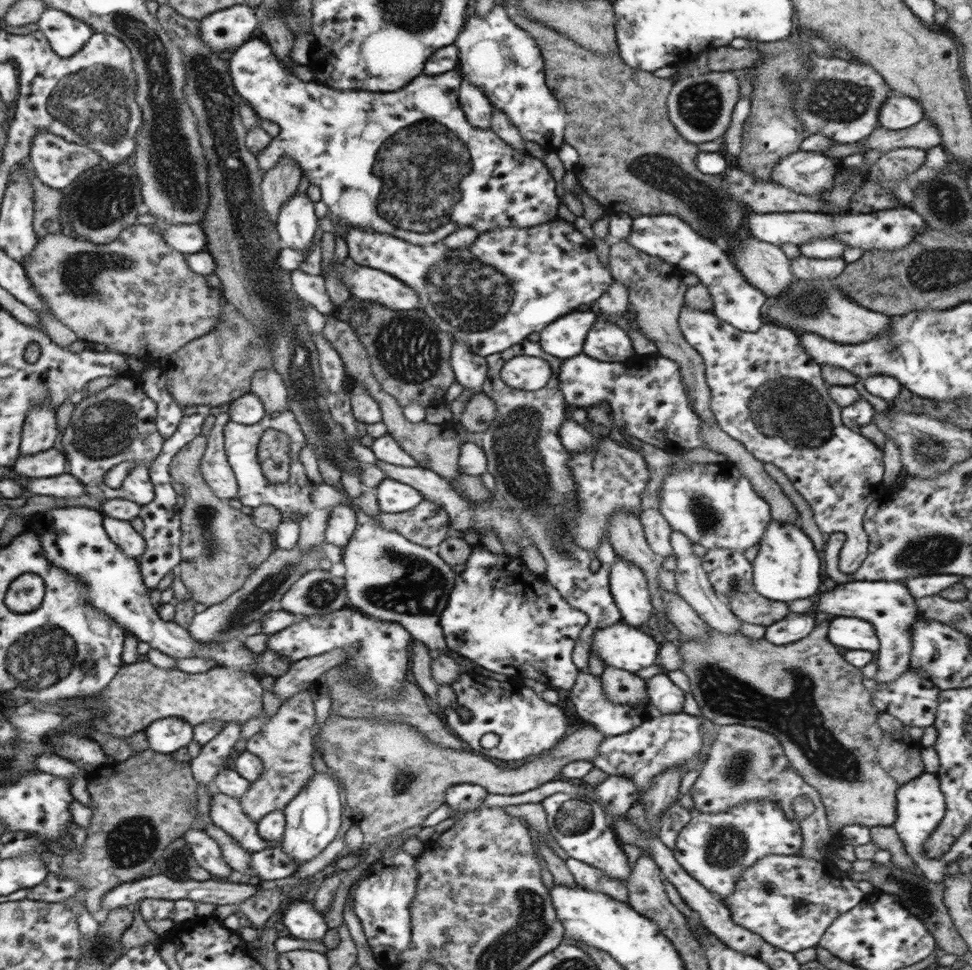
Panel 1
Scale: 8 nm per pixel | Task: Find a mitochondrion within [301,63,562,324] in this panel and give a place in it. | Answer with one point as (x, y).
(425, 165)

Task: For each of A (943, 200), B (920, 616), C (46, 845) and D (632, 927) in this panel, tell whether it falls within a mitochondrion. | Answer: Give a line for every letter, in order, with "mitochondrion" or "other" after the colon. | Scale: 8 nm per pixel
A: mitochondrion
B: other
C: other
D: other

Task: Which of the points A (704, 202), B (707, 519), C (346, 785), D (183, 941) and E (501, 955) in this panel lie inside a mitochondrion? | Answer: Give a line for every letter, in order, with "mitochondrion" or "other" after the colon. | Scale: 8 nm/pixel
A: mitochondrion
B: mitochondrion
C: other
D: other
E: mitochondrion

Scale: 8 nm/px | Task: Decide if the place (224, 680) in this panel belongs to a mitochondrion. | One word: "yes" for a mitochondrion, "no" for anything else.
no

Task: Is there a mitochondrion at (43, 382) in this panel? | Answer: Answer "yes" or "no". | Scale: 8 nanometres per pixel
yes

